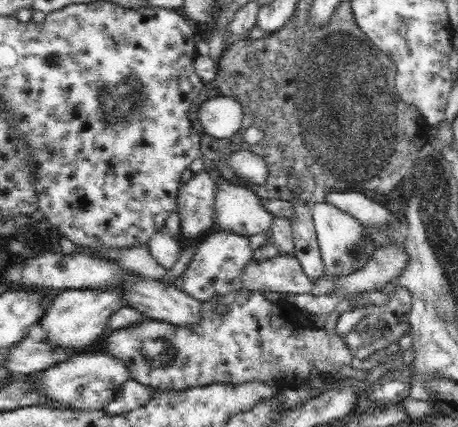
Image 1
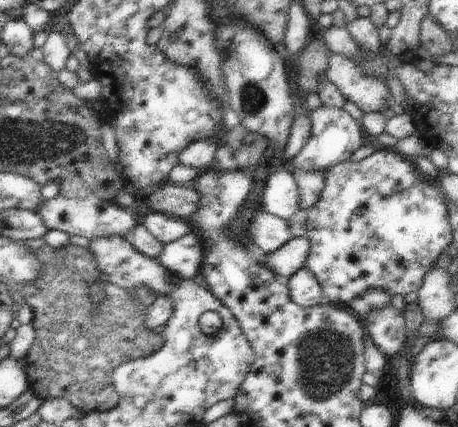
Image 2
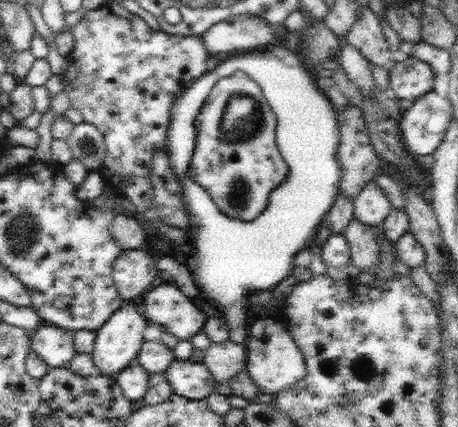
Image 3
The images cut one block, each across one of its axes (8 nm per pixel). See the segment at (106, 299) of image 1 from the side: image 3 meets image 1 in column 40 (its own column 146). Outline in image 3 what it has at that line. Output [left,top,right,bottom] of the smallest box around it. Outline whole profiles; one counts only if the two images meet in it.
[91,304,147,376]

